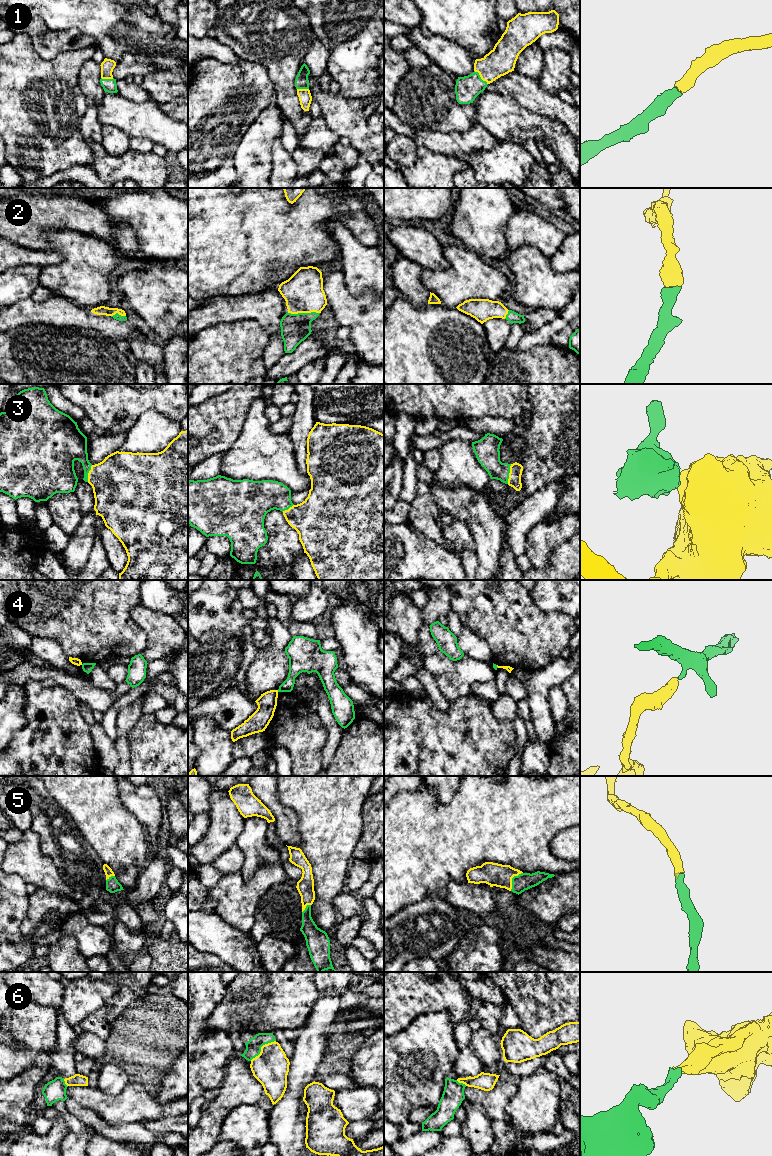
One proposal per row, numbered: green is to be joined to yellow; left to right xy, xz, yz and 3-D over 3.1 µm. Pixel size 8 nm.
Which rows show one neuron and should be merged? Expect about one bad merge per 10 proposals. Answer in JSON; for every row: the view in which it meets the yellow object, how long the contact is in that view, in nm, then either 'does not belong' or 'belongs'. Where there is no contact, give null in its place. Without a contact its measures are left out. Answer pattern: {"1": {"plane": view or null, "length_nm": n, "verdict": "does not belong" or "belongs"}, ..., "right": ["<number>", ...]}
{"1": {"plane": "yz", "length_nm": 160, "verdict": "belongs"}, "2": {"plane": "xz", "length_nm": 260, "verdict": "belongs"}, "3": {"plane": "yz", "length_nm": 160, "verdict": "belongs"}, "4": {"plane": "yz", "length_nm": 30, "verdict": "does not belong"}, "5": {"plane": "yz", "length_nm": 180, "verdict": "belongs"}, "6": {"plane": "xz", "length_nm": 260, "verdict": "belongs"}, "right": ["1", "2", "3", "5", "6"]}

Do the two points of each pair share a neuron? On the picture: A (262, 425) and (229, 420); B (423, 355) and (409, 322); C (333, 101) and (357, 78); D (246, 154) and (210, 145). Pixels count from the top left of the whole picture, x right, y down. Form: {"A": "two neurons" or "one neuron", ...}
{"A": "two neurons", "B": "one neuron", "C": "two neurons", "D": "two neurons"}

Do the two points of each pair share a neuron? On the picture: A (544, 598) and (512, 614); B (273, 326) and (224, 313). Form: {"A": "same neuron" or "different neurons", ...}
{"A": "different neurons", "B": "same neuron"}

